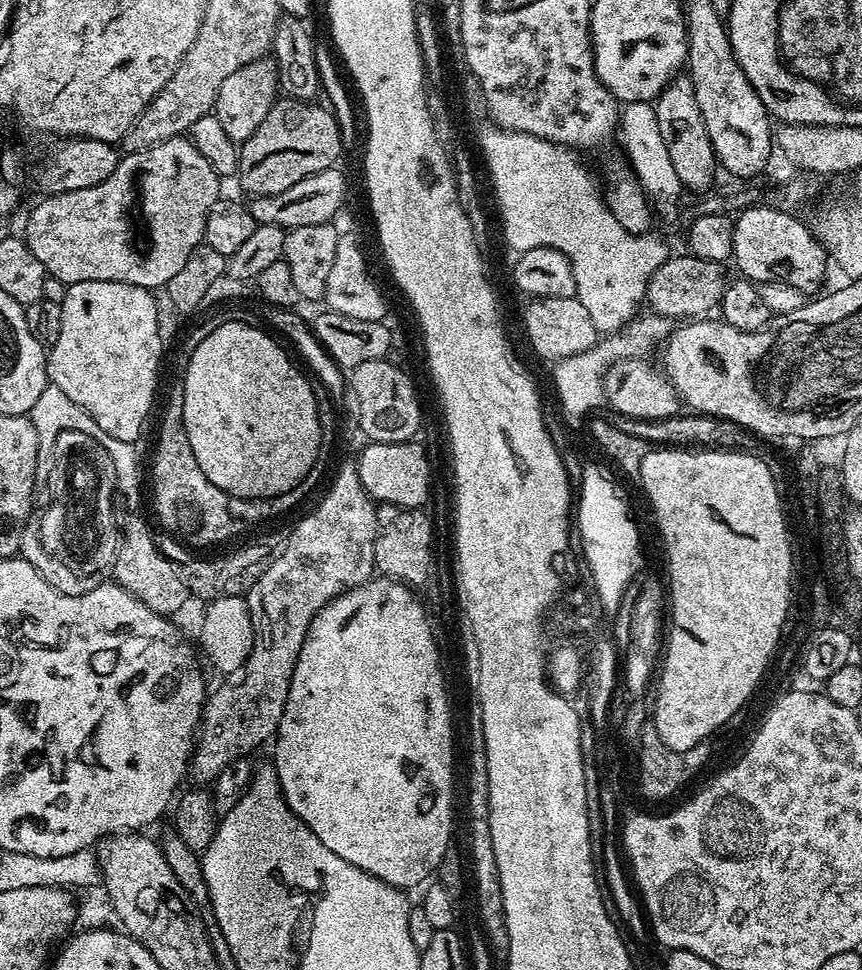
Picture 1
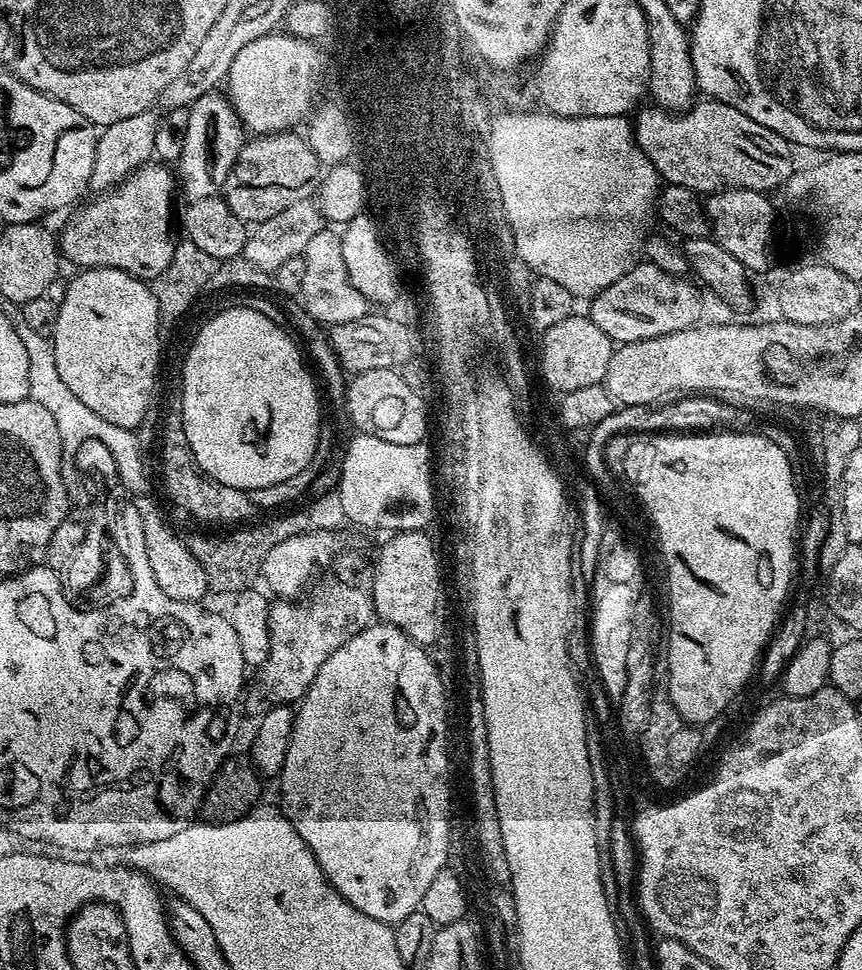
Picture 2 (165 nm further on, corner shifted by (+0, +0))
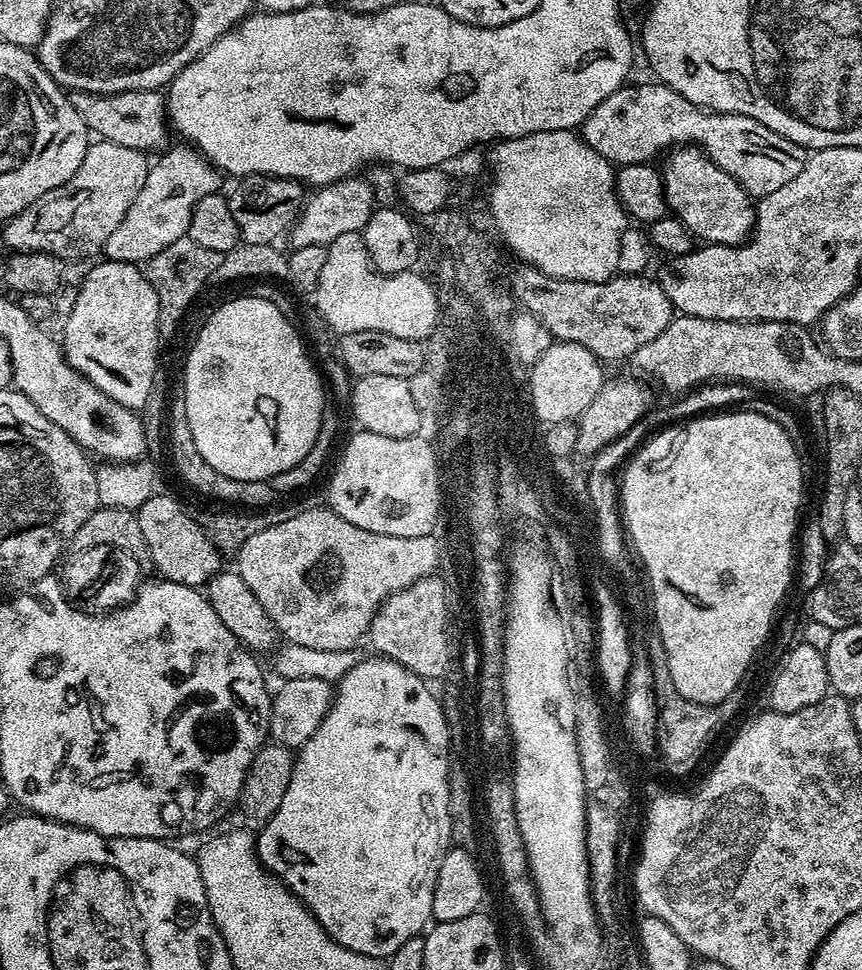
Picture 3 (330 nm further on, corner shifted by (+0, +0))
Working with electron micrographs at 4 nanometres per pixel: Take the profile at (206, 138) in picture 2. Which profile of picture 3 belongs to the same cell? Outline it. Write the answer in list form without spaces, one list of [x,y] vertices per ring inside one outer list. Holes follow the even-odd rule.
[[[169,147],[151,161],[138,198],[130,202],[130,210],[126,210],[126,218],[118,222],[118,230],[106,238],[103,259],[135,265],[151,260],[154,254],[166,250],[170,242],[178,242],[178,238],[188,234],[194,206],[202,202],[202,198],[221,191],[221,173],[195,147],[183,147]]]

